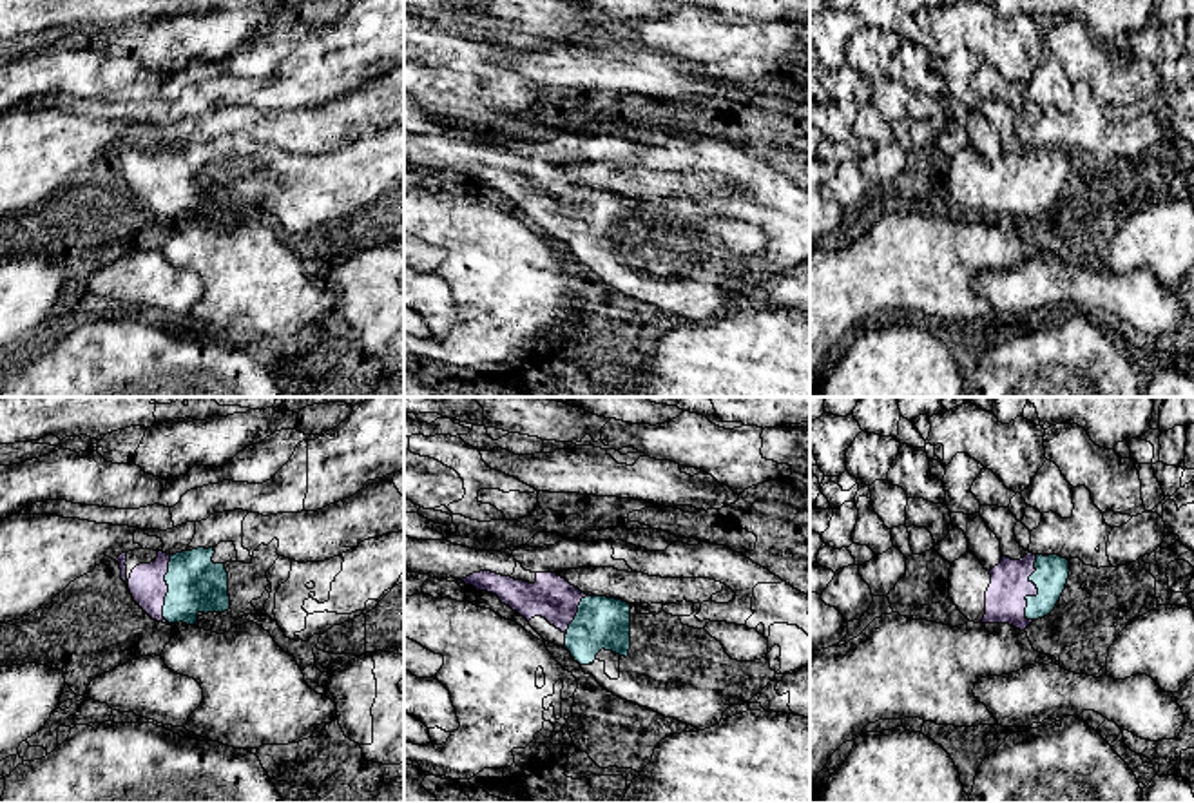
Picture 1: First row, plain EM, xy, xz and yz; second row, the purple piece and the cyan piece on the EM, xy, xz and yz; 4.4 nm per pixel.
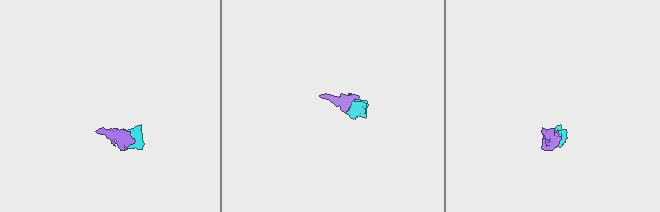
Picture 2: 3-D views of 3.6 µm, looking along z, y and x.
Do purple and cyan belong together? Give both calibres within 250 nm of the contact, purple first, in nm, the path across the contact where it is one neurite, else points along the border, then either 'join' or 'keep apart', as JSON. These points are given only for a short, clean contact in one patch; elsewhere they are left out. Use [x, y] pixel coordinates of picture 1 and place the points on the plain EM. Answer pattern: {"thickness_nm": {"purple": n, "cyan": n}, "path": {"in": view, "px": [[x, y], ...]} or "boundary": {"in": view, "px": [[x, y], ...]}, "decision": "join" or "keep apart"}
{"thickness_nm": {"purple": 180, "cyan": 150}, "path": {"in": "yz", "px": [[1006, 196], [1020, 185], [1037, 185], [1051, 167]]}, "decision": "join"}

